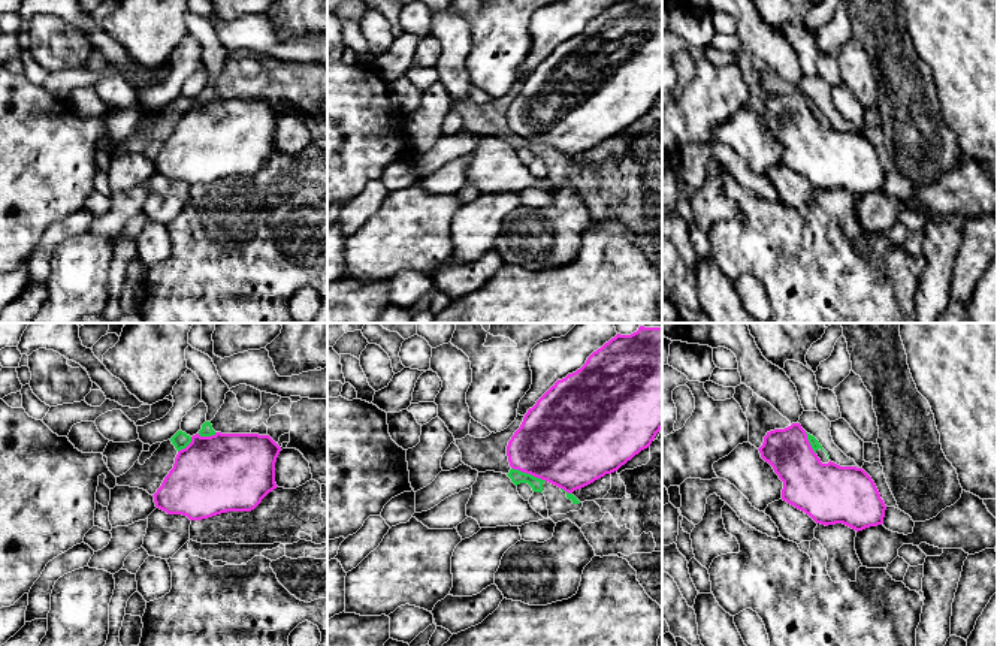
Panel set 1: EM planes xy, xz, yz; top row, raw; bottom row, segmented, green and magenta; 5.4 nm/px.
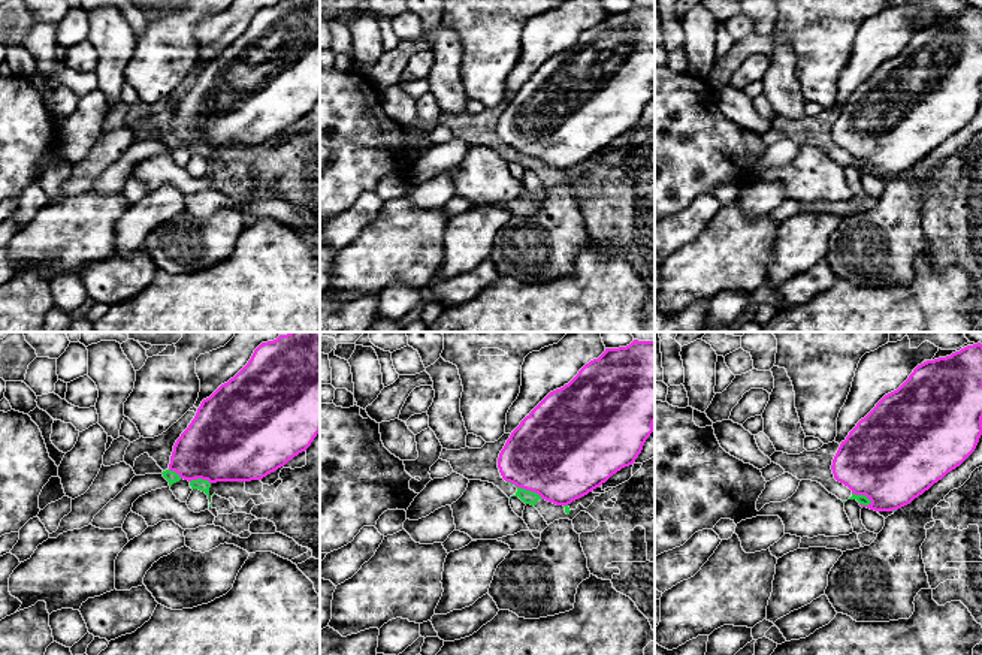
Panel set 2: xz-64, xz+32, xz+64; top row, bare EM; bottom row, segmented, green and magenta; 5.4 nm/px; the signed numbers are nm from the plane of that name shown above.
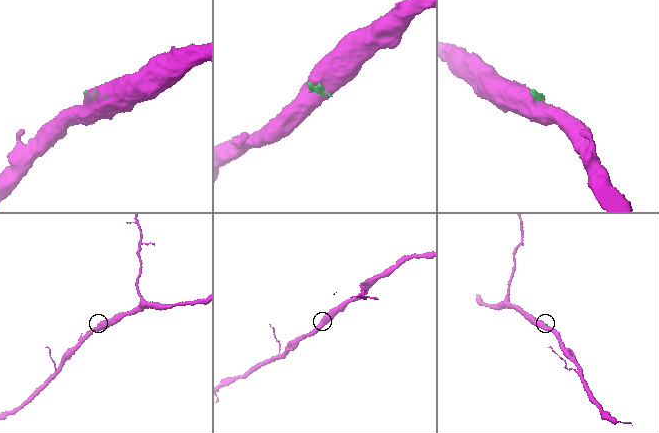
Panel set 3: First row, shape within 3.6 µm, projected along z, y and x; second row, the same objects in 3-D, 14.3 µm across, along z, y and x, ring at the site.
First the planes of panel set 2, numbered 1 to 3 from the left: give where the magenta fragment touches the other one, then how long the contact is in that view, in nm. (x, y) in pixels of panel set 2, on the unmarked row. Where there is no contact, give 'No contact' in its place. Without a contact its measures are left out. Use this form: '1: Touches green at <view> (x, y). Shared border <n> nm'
1: Touches green at xz-64 (201, 144). Shared border 110 nm
2: Touches green at xz+32 (525, 154). Shared border 220 nm
3: Touches green at xz+64 (863, 160). Shared border 130 nm

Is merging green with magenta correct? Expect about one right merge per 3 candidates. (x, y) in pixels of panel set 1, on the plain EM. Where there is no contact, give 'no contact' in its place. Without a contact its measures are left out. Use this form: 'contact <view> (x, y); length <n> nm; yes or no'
contact xz (529, 139); length 200 nm; no

